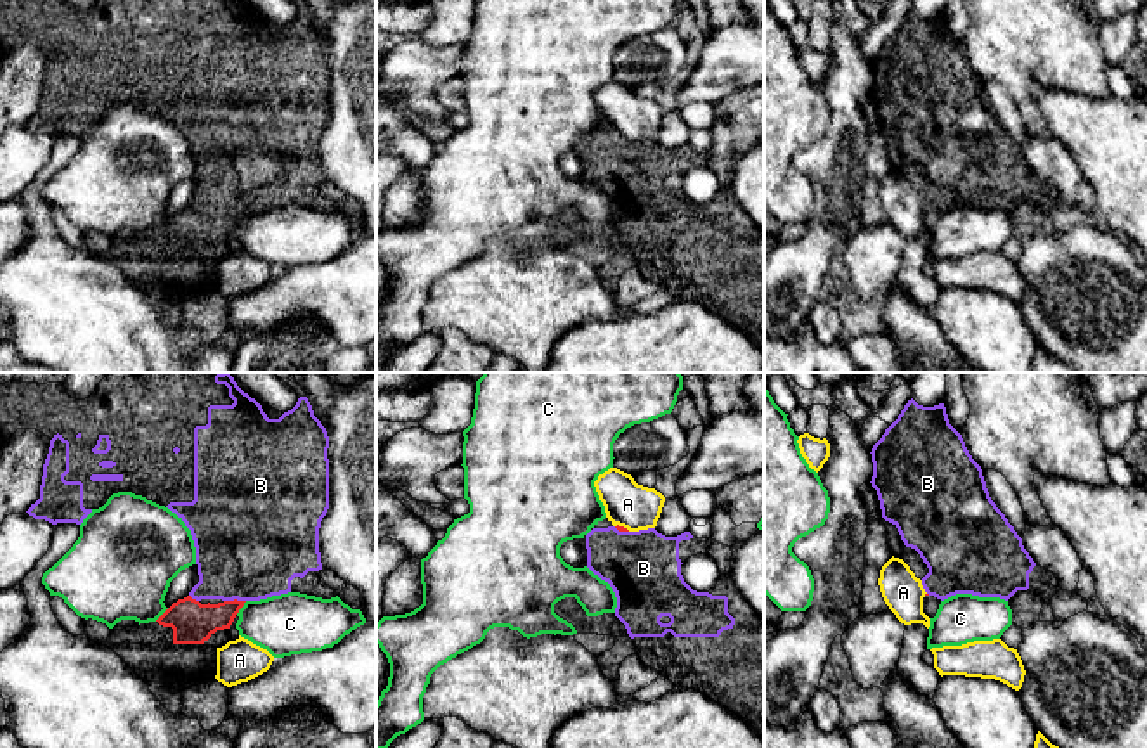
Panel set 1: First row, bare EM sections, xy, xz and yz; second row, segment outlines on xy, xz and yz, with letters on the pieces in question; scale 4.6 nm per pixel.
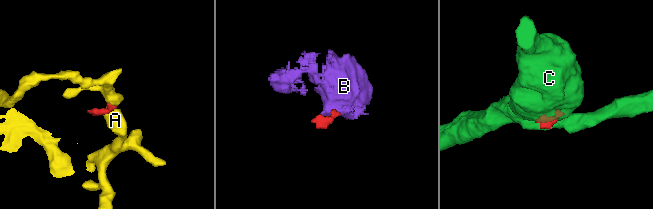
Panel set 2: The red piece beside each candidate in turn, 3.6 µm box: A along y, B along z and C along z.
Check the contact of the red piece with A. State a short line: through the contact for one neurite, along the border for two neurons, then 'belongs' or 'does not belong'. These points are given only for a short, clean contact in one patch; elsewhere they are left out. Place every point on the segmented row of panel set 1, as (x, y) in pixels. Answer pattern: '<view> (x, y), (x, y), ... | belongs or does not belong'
xz (615, 525), (629, 530) | does not belong

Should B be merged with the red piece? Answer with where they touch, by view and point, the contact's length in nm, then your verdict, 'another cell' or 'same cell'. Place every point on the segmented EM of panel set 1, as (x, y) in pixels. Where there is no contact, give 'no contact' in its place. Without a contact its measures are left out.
contact xy (234, 599); length 100 nm; same cell

